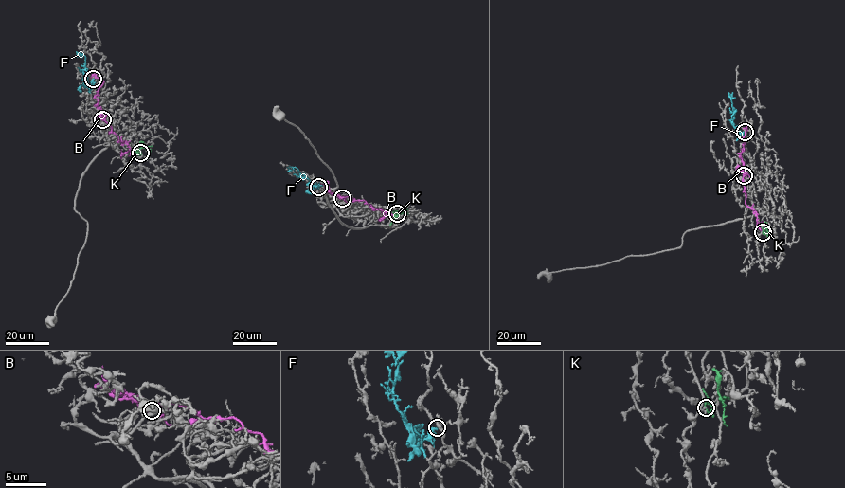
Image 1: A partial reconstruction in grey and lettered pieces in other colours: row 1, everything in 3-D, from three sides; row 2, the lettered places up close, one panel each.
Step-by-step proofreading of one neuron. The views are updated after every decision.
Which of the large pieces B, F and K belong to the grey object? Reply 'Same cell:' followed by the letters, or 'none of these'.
Same cell: F

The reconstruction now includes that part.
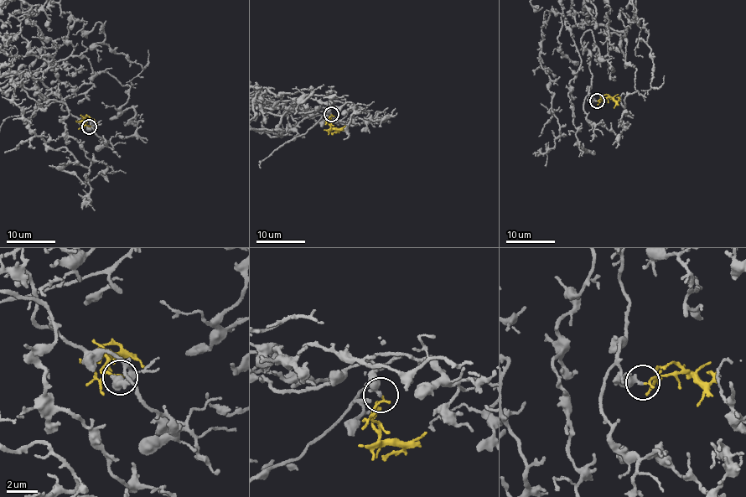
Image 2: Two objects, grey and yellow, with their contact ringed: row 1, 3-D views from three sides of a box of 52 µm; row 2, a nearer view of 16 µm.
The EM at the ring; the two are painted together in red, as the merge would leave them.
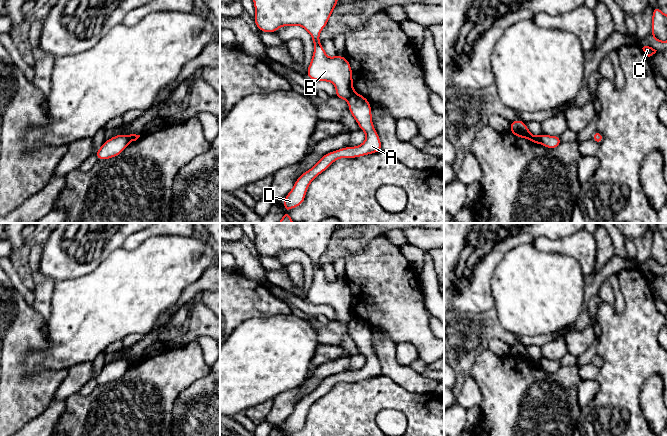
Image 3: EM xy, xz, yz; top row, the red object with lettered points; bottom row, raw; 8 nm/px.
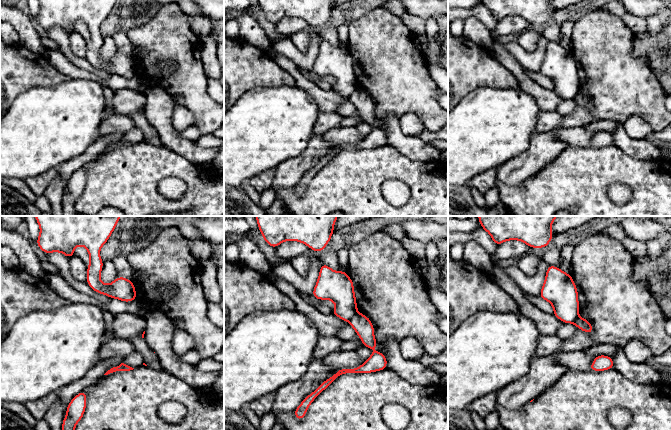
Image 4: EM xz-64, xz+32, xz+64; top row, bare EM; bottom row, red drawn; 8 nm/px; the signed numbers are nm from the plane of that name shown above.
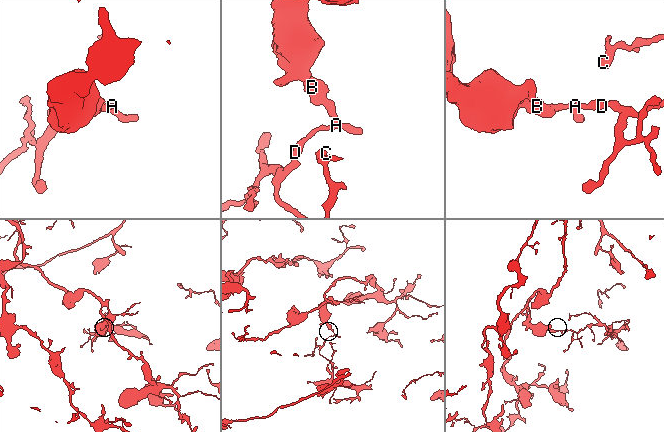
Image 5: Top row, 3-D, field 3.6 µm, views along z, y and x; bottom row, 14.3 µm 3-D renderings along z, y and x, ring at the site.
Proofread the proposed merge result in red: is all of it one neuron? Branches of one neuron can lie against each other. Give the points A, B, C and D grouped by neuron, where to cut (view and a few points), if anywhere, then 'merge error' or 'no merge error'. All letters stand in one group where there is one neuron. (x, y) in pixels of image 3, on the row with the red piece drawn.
A C D / B; cut in xy along (126, 135), (129, 142); merge error

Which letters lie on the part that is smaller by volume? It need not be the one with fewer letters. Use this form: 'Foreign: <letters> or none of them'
Foreign: A, C, D

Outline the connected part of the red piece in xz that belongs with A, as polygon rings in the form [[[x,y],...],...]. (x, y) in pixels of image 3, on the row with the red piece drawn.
[[[354,92],[348,99],[349,112],[355,118],[361,130],[366,133],[366,140],[357,147],[345,147],[325,154],[308,171],[304,172],[296,181],[292,190],[284,198],[283,208],[292,209],[300,206],[305,199],[310,183],[324,172],[339,158],[356,158],[382,151],[381,140],[373,126],[371,105],[362,95]]]

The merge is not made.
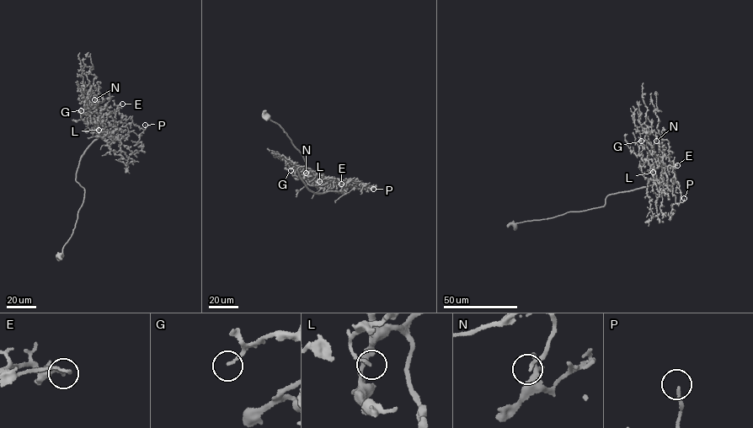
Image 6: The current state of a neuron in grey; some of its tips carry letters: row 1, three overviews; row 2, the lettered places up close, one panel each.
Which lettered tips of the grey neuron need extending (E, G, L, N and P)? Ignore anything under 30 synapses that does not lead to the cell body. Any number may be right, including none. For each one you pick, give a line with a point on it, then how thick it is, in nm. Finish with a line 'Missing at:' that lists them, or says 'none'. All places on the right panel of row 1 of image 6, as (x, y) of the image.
N: (656, 141) | 140 nm
Missing at: N

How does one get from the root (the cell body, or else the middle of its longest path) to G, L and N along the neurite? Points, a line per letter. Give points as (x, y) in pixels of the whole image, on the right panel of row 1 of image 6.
G: (513, 224), (598, 207), (605, 205), (608, 195), (659, 184), (662, 165), (655, 153), (643, 146), (641, 141)
L: (513, 224), (604, 205), (608, 195), (659, 184), (662, 167), (653, 168), (653, 172)
N: (513, 224), (598, 207), (605, 205), (608, 195), (659, 184), (662, 165), (654, 150), (656, 136), (656, 141)

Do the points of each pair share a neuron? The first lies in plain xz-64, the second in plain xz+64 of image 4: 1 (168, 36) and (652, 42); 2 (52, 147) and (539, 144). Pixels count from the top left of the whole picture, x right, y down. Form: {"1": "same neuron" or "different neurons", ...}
{"1": "different neurons", "2": "different neurons"}

